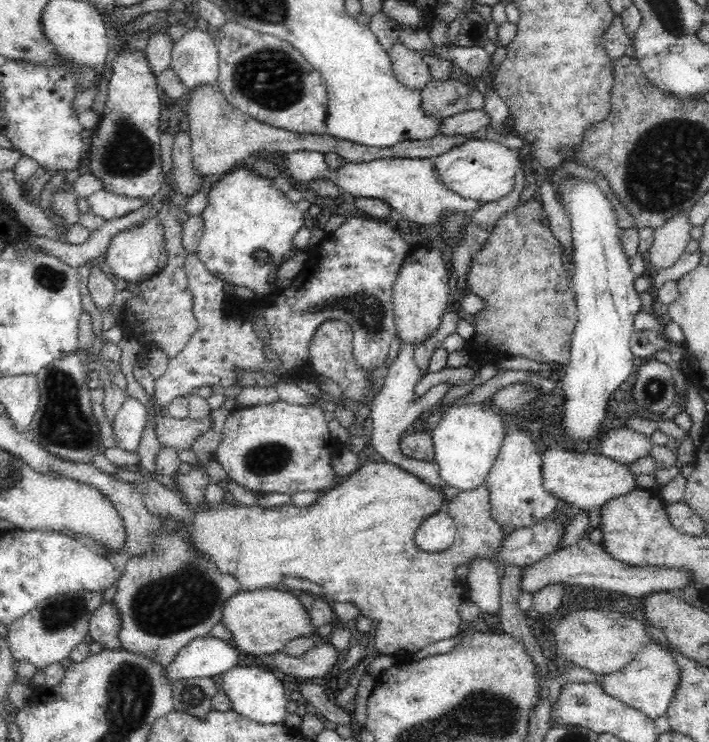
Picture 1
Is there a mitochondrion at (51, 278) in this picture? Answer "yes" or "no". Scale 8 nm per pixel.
yes

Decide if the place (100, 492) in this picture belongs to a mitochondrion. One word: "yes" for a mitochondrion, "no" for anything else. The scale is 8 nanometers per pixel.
no

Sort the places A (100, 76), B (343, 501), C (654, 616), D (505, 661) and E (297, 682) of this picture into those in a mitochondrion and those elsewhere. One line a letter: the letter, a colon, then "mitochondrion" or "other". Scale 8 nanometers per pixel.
A: other
B: other
C: other
D: other
E: other

